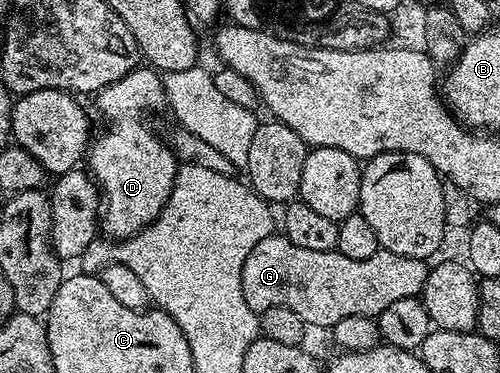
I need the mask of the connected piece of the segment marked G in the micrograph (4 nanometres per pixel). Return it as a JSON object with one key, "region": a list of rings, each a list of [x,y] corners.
{"region":[[[274,232],[269,238],[258,240],[258,244],[254,244],[254,252],[246,258],[242,268],[242,290],[246,304],[250,304],[252,310],[259,312],[271,306],[290,308],[298,312],[309,327],[331,328],[338,324],[338,320],[346,320],[346,316],[376,318],[397,300],[423,295],[429,269],[429,263],[423,258],[398,256],[389,250],[380,249],[370,256],[370,260],[350,260],[350,256],[342,256],[337,250],[310,252],[310,248],[298,248],[298,244],[285,238],[283,233]]]}

